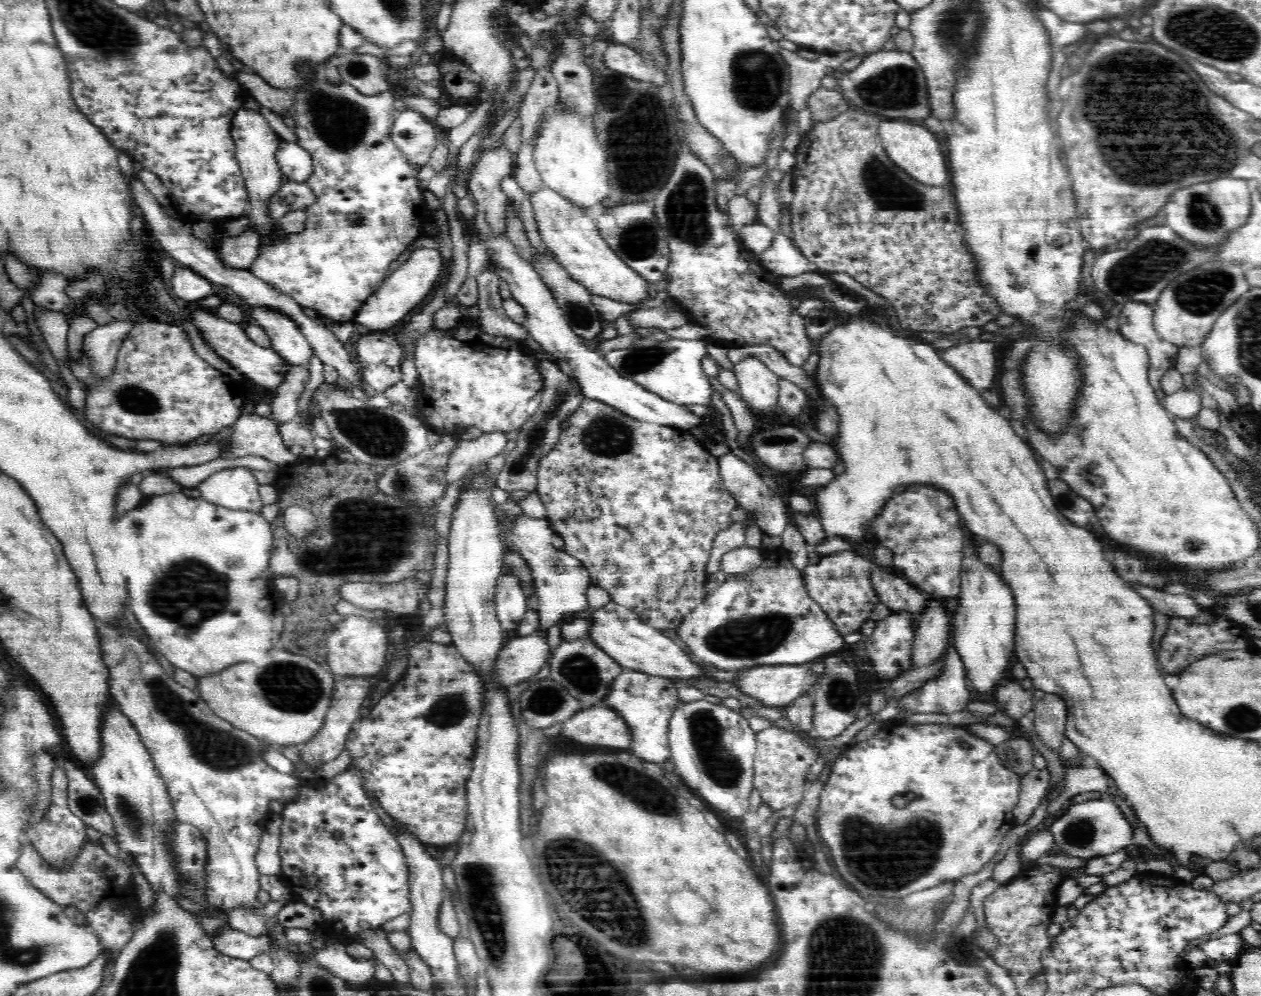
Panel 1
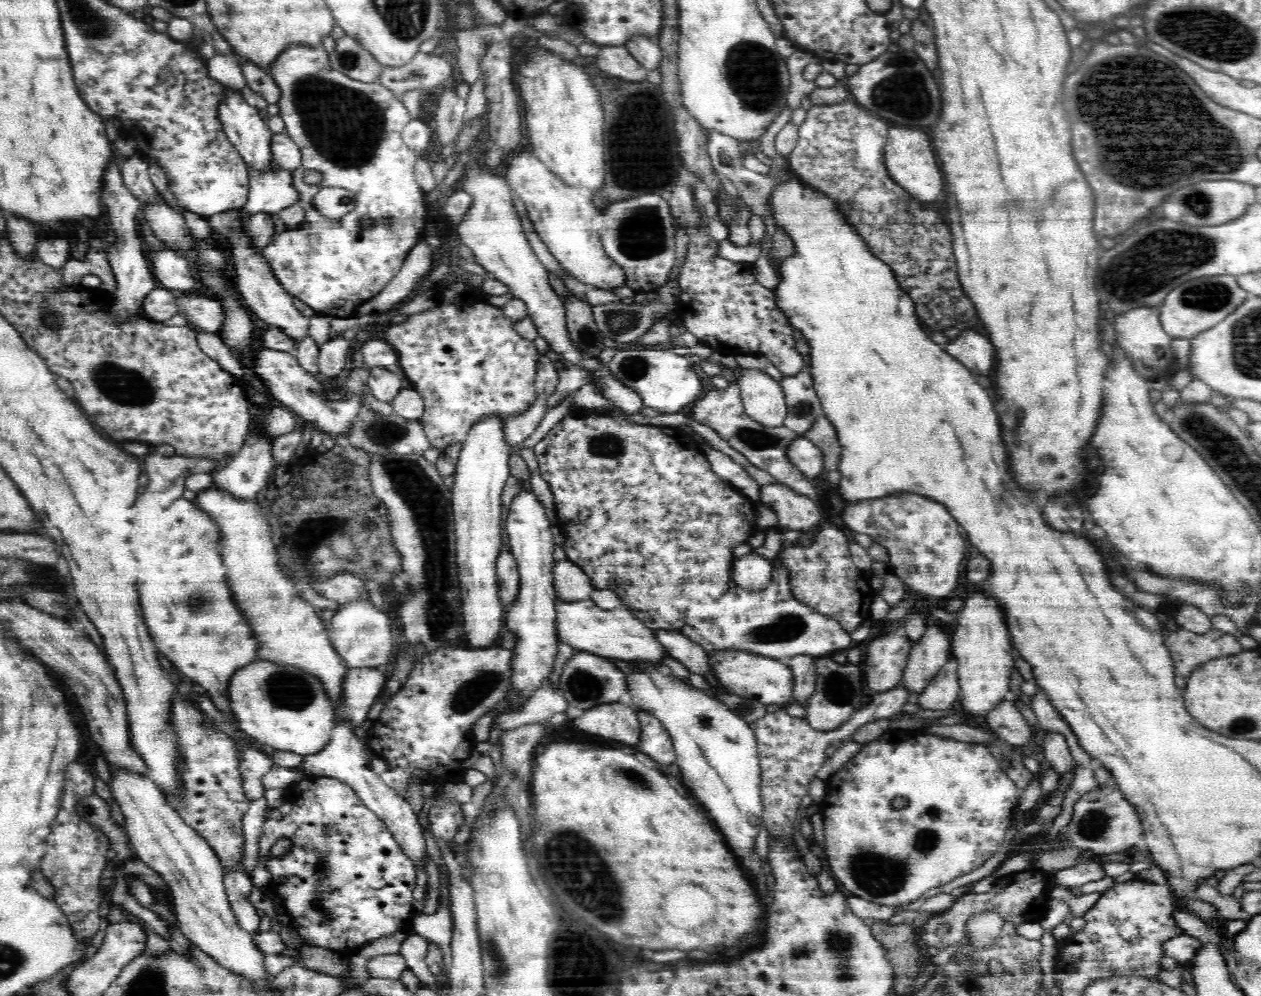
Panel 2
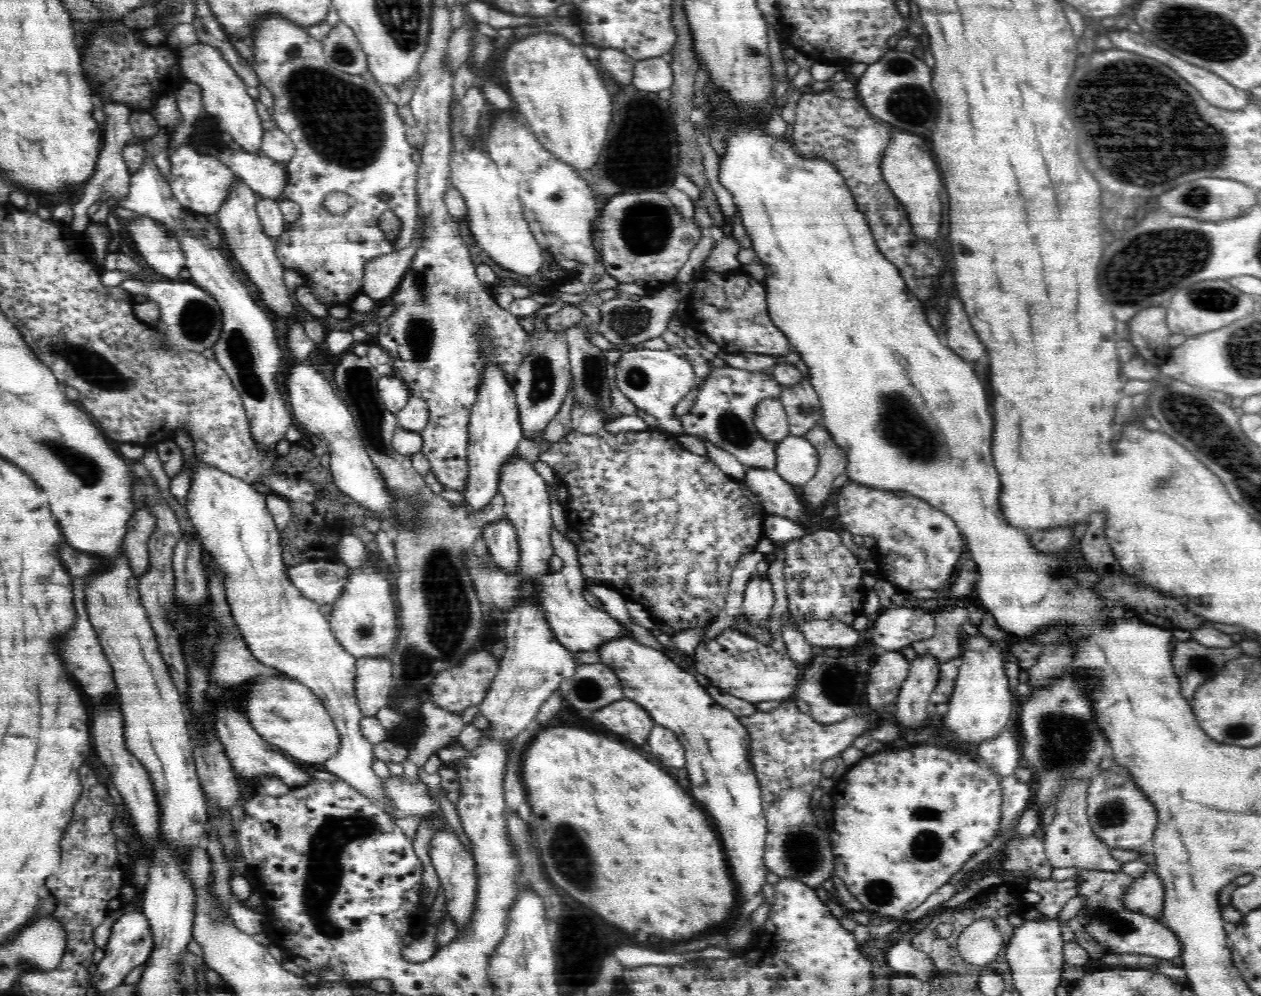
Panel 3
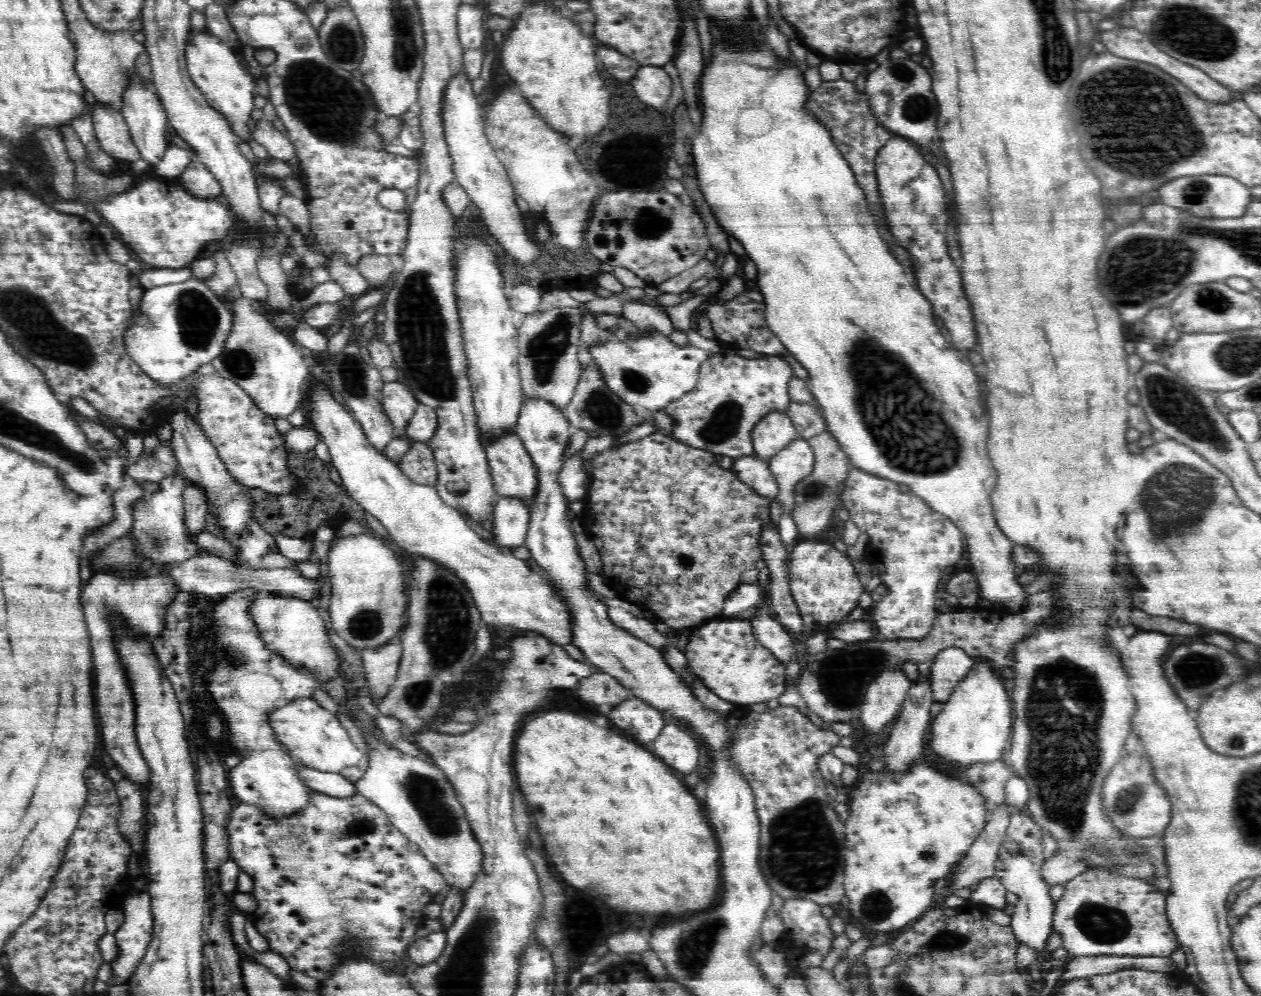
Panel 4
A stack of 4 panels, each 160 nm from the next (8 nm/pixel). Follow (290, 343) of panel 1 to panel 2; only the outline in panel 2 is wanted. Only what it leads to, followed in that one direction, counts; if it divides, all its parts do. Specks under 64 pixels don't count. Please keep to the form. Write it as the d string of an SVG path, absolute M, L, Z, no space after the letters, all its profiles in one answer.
M242 209L229 210L225 214L210 216L208 219L212 230L218 232L220 239L225 240L228 244L227 254L232 262L235 262L236 289L246 309L254 318L274 324L276 328L284 332L285 336L288 336L289 340L292 340L293 344L300 344L303 338L308 336L310 320L294 307L292 296L289 296L288 292L277 284L276 277L272 276L268 264L265 264L264 255L253 246L249 235L246 234L248 218L242 216Z

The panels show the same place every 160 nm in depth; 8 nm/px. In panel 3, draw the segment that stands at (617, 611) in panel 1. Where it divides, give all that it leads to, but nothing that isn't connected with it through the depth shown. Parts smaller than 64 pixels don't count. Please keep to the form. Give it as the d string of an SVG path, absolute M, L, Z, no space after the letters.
M555 528L550 531L550 541L554 553L563 560L563 568L560 572L548 574L540 580L540 599L546 609L547 623L558 642L565 648L577 653L578 651L596 651L608 645L608 642L629 638L618 620L614 620L605 610L600 610L586 601L582 590L587 585L586 578L581 572L581 566L577 560L577 547L567 537Z

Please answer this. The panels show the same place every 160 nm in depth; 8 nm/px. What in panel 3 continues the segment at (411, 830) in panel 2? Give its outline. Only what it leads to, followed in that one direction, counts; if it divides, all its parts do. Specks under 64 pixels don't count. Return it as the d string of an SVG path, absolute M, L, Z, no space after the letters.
M192 460L190 462L192 462L190 464L192 475L185 505L187 513L201 544L213 557L215 564L224 571L226 600L248 649L261 665L270 666L303 683L324 703L336 727L337 736L340 737L340 747L337 748L336 754L322 762L326 768L325 776L347 782L358 793L372 801L372 804L376 804L377 808L388 813L388 816L396 816L394 814L396 803L389 796L383 779L372 769L374 744L364 738L360 730L360 722L364 717L355 695L356 659L338 643L329 625L328 616L320 613L320 605L306 598L288 577L282 556L281 533L278 532L274 519L267 509L266 495L259 493L253 485L242 479L220 472L220 469L200 466Z

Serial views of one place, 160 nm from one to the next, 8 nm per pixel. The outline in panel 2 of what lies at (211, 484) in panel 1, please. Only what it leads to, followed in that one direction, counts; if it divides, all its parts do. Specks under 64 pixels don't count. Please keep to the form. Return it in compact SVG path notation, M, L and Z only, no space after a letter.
M256 431L247 436L245 444L240 452L220 470L212 471L213 488L221 490L227 496L235 500L254 502L257 497L262 496L262 488L267 484L268 474L274 468L273 442L266 437L266 433Z

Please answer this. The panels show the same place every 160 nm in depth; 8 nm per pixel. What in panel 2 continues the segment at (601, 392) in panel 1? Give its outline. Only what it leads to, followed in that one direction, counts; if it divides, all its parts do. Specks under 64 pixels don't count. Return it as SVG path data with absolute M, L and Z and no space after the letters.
M474 164L468 172L465 172L462 191L468 192L472 197L472 206L458 224L458 238L461 244L466 244L476 256L476 262L486 268L496 280L508 284L510 292L525 303L528 308L528 317L532 319L538 332L548 342L548 346L554 353L563 356L568 363L575 368L586 369L593 372L592 382L600 383L603 396L610 400L612 406L628 414L640 413L644 405L642 395L632 390L626 383L622 383L612 374L610 367L604 365L598 355L587 354L587 351L579 350L578 346L568 336L565 304L556 295L550 285L548 271L538 261L526 232L522 227L522 220L513 202L513 191L508 181L502 176L491 174L486 168Z

